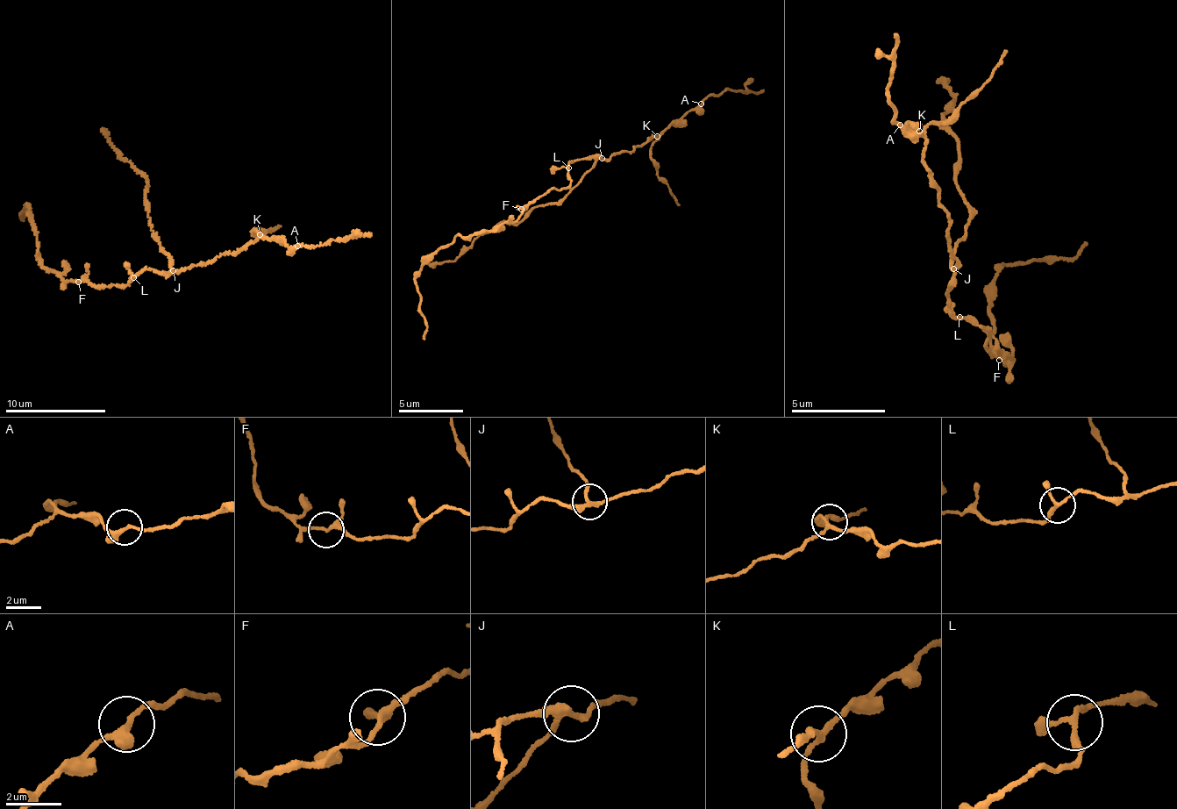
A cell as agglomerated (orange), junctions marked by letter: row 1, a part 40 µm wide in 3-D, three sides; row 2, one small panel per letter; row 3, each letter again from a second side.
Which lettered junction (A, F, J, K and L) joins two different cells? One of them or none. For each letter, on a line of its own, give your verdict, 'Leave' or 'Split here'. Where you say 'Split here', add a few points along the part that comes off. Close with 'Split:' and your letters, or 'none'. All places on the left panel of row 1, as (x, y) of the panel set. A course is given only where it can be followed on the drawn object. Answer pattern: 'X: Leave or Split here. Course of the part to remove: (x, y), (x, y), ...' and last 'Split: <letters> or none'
A: Leave
F: Leave
J: Split here. Course of the part to remove: (173, 271), (169, 254), (160, 246), (151, 228), (146, 182), (132, 163), (112, 147), (102, 128)
K: Leave
L: Leave
Split: J

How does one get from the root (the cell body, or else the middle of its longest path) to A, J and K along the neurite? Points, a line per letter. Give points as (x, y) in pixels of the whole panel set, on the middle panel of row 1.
A: (574, 162), (583, 158), (606, 159), (626, 152), (651, 137), (659, 138), (701, 103)
J: (574, 162), (583, 158), (592, 161), (602, 157)
K: (574, 162), (583, 158), (606, 159), (657, 136)

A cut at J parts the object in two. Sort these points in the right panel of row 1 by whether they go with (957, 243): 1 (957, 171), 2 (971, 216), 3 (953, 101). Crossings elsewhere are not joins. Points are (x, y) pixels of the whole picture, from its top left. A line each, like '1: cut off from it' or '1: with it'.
1: with it
2: with it
3: with it

